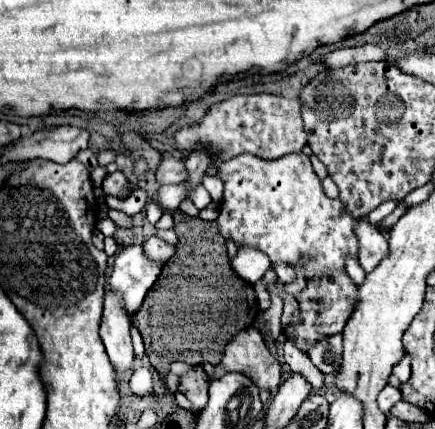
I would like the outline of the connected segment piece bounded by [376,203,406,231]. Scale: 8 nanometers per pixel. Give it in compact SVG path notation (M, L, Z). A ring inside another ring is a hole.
M398 203L398 207L388 215L388 217L384 217L380 223L376 223L376 227L378 229L382 229L382 227L386 227L386 231L390 231L392 229L392 225L400 219L400 215L404 213L404 209L406 209L406 205L404 203Z

